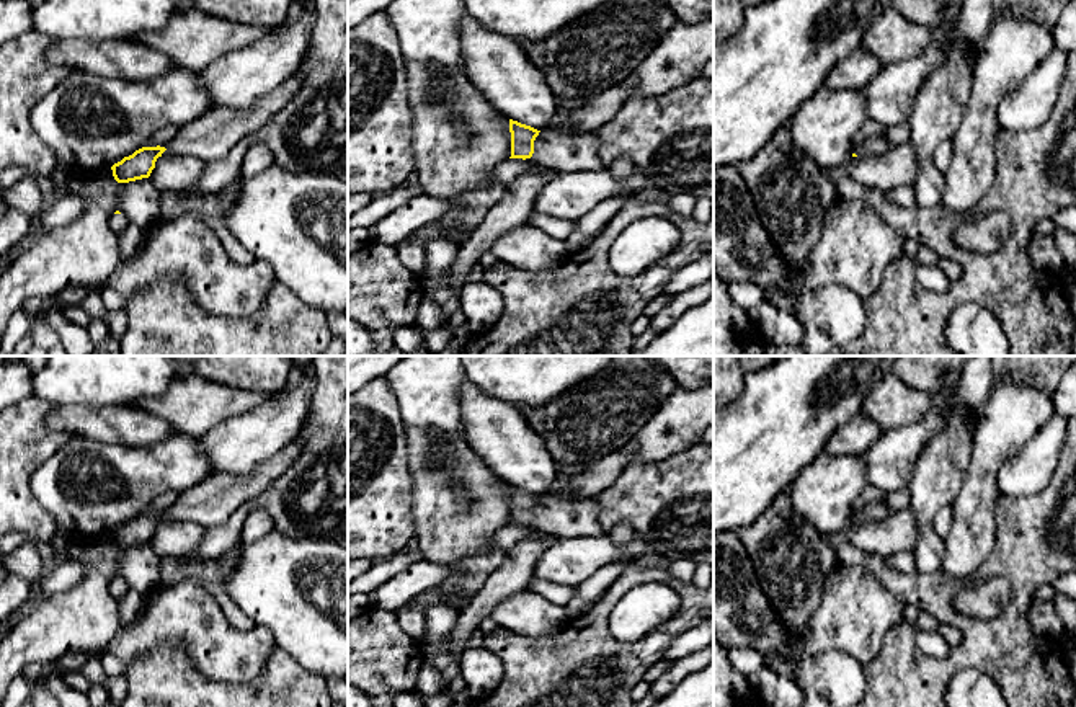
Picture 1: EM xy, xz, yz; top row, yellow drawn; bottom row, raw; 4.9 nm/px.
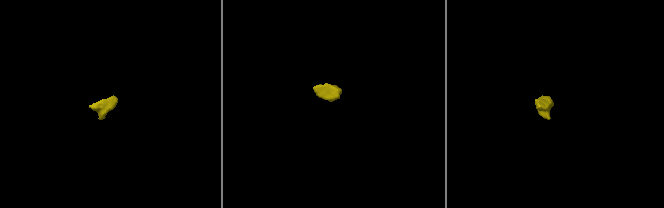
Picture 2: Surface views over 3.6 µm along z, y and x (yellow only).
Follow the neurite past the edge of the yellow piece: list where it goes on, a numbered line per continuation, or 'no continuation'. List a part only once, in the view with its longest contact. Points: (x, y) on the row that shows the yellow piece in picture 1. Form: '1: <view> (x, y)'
1: xz (557, 151)

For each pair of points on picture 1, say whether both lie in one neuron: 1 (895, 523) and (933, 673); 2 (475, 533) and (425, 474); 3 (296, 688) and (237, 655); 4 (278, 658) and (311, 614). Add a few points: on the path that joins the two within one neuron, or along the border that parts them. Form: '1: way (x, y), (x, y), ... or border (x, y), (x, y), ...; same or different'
1: border (851, 542), (864, 551), (879, 554), (885, 560); different
2: way (461, 518), (456, 513), (456, 505), (440, 489); same
3: border (276, 647), (265, 666), (252, 680), (227, 683); different
4: border (278, 647), (314, 673); different

